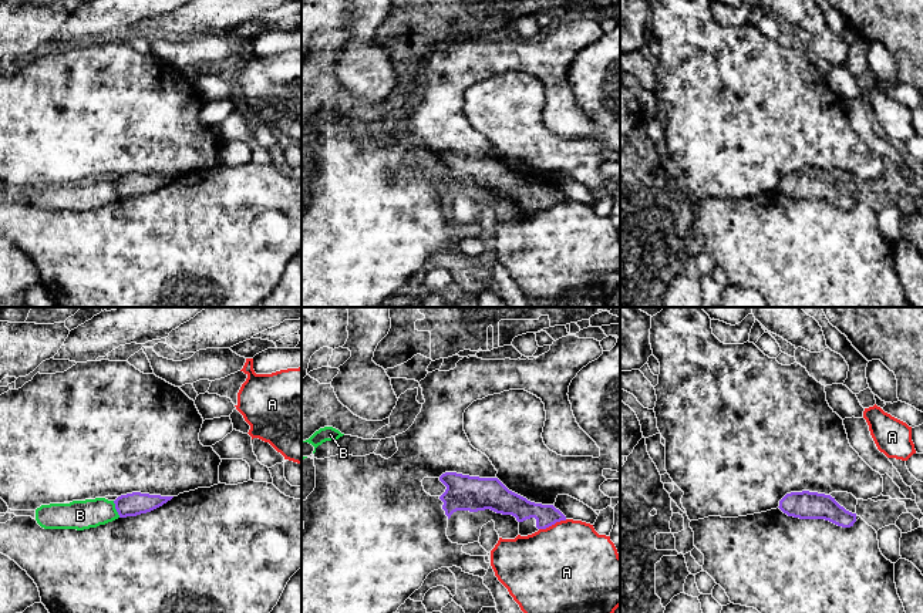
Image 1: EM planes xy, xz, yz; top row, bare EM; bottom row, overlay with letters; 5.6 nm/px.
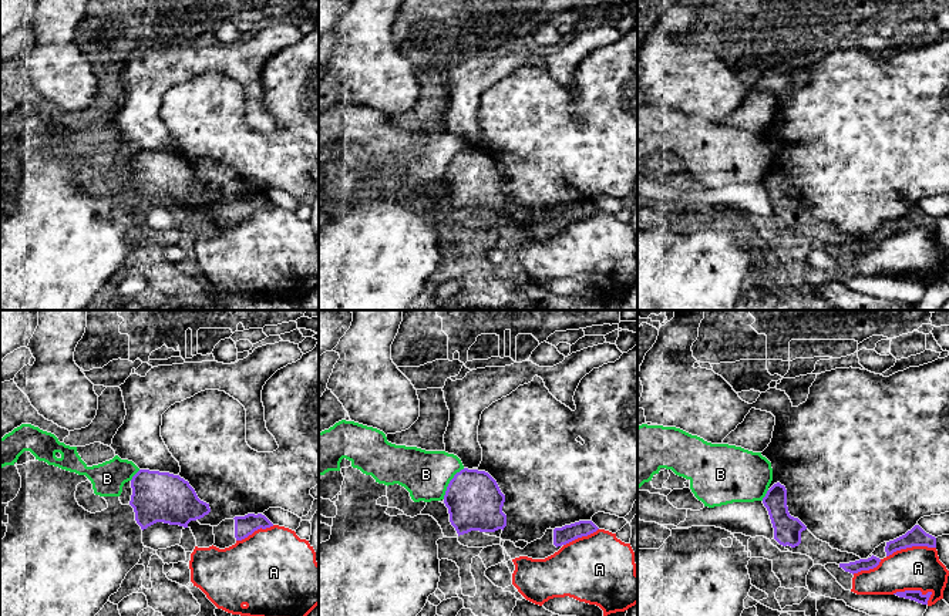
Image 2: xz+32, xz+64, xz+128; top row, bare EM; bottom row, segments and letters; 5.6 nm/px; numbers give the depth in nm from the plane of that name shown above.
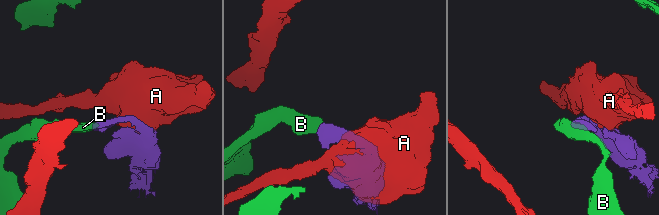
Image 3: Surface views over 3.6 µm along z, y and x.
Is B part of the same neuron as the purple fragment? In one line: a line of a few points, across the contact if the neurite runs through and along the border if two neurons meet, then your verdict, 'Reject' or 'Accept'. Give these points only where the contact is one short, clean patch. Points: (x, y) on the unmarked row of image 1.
Line: xy (113, 182), (120, 198). Reject

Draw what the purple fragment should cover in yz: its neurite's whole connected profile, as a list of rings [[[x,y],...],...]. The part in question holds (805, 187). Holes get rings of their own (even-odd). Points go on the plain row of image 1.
[[[818,174],[786,175],[778,188],[788,198],[799,201],[825,201],[842,209],[850,209],[856,203],[856,195],[846,192],[835,179]]]

